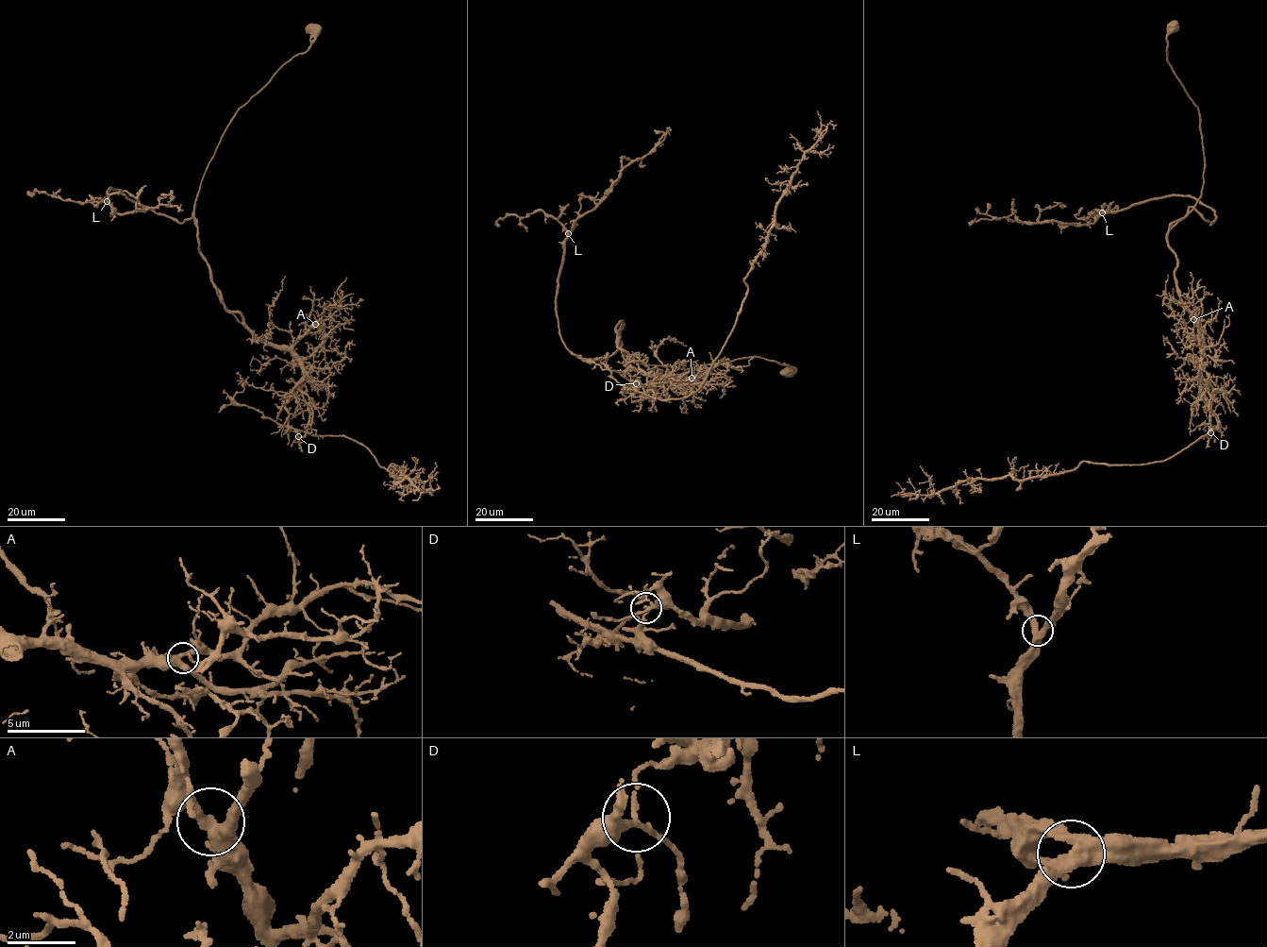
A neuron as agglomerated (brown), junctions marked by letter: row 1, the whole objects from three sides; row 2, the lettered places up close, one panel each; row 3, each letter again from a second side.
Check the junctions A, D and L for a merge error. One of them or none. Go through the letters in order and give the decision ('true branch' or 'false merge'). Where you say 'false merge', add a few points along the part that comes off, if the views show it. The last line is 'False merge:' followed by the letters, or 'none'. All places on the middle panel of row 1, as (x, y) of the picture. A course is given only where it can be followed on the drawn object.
A: true branch
D: false merge; course (635, 383), (661, 399), (698, 390), (736, 323), (744, 279), (777, 202), (820, 135), (815, 129)
L: true branch
False merge: D

